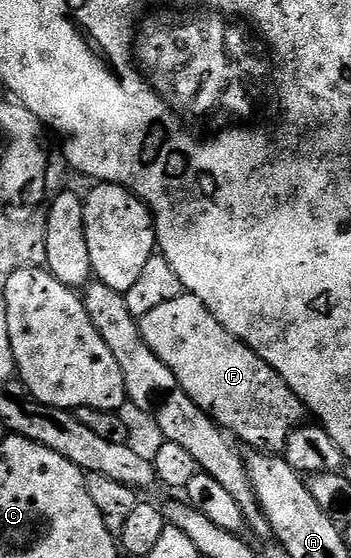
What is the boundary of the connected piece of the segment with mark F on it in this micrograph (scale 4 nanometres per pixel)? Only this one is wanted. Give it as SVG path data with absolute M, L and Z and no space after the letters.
M184 293L176 297L176 301L168 301L157 309L152 309L152 313L148 313L140 321L140 328L144 341L148 341L148 349L152 349L152 353L156 353L156 357L160 357L160 361L164 361L168 369L172 369L184 393L188 393L188 397L196 401L198 408L206 412L223 431L233 436L239 444L247 443L255 452L285 452L290 434L297 427L303 426L305 419L302 418L307 418L306 408L302 406L300 397L292 393L284 377L280 377L280 373L276 373L276 369L265 363L252 348L244 345L244 341L228 333L228 329L224 329L224 325L220 325L220 321L212 317L204 301Z

